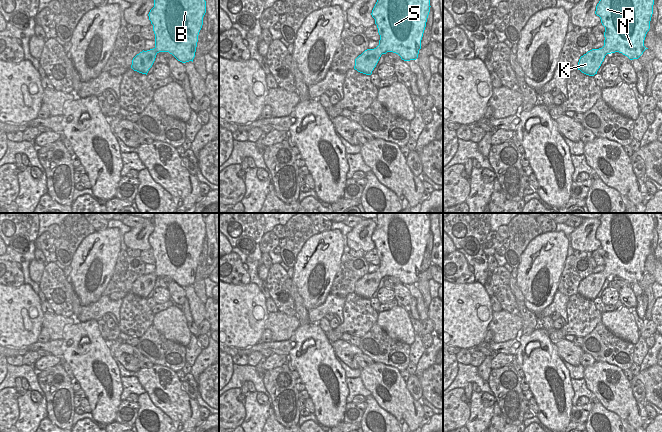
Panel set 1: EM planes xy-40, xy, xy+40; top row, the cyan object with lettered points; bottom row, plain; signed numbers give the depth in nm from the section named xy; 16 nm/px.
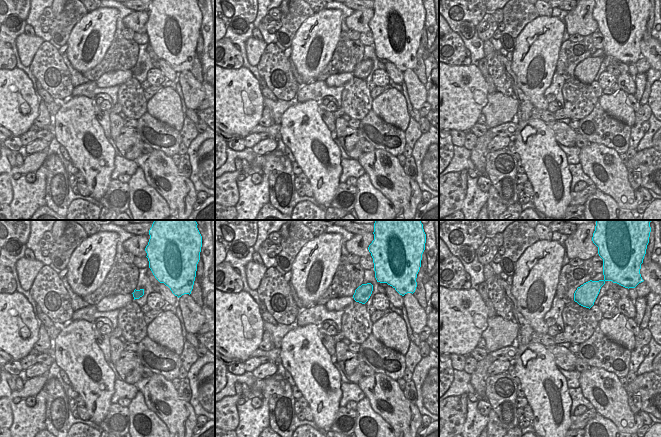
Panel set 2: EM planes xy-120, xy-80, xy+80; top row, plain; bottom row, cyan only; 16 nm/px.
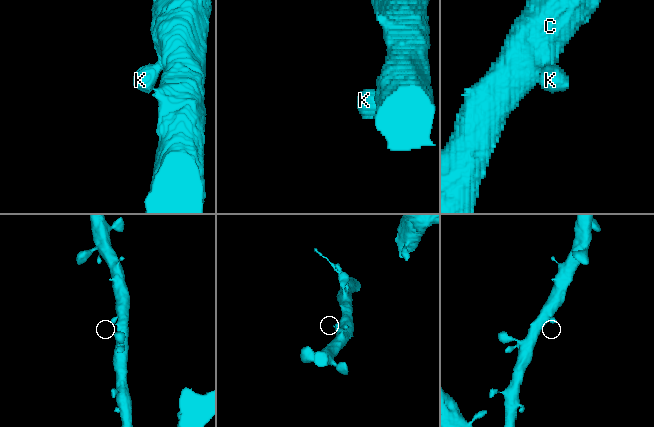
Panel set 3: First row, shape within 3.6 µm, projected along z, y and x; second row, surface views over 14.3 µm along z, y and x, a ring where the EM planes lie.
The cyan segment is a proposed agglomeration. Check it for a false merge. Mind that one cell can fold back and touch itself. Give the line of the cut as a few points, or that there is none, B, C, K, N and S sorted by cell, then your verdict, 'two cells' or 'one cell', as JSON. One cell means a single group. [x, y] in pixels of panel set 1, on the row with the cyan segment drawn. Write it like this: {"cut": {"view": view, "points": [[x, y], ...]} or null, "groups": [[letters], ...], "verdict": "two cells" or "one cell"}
{"cut": null, "groups": [["B", "C", "K", "N", "S"]], "verdict": "one cell"}

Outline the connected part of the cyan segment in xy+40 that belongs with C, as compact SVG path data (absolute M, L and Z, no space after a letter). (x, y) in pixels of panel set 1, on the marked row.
M600 0L595 14L605 27L604 46L580 57L578 70L594 76L607 54L619 52L630 60L648 49L644 40L650 29L654 0Z

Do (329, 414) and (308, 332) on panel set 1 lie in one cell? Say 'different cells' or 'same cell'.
same cell

